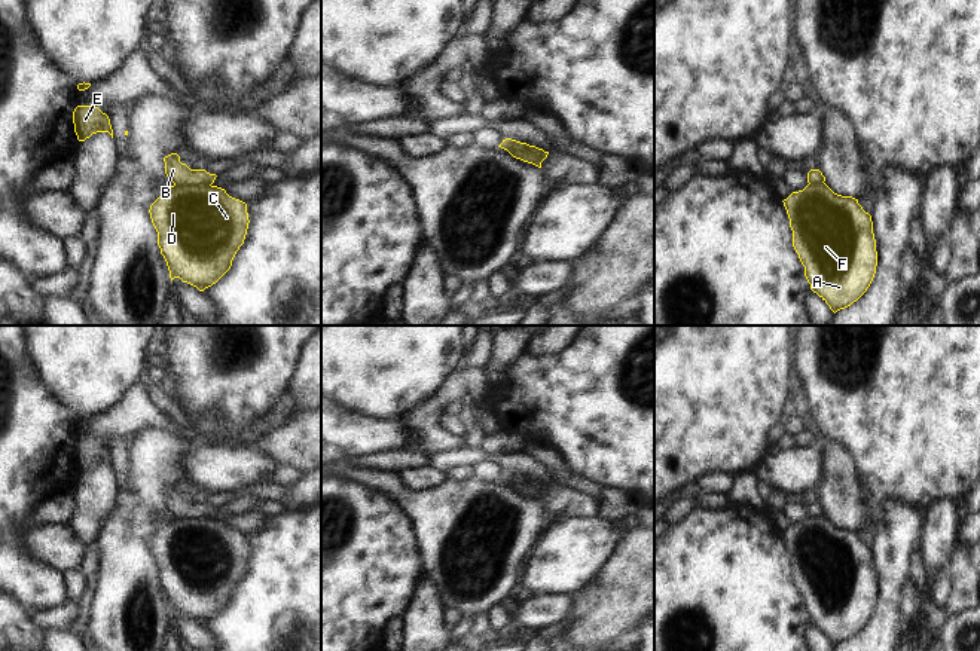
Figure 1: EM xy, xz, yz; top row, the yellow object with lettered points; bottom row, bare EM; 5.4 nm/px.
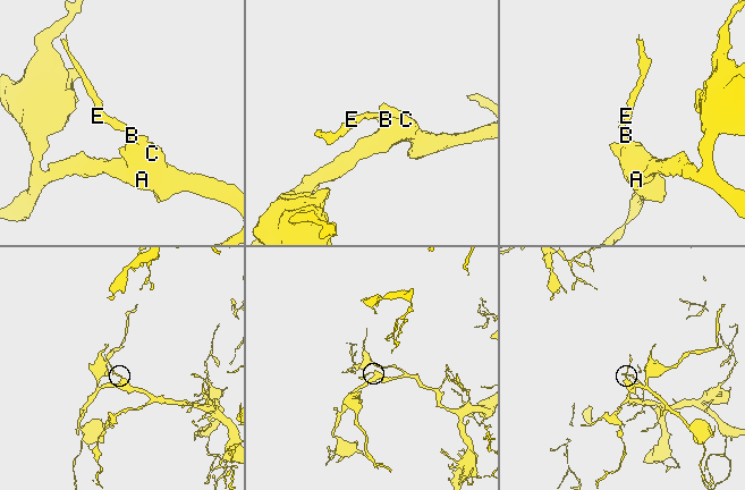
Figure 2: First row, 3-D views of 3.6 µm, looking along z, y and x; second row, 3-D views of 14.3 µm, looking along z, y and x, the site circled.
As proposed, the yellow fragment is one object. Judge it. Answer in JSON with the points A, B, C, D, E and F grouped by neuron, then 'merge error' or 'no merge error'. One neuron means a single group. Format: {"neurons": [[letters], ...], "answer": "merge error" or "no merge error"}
{"neurons": [["A", "C", "D", "F"], ["B", "E"]], "answer": "merge error"}

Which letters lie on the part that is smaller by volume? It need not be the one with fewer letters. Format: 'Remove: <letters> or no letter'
Remove: B, E

